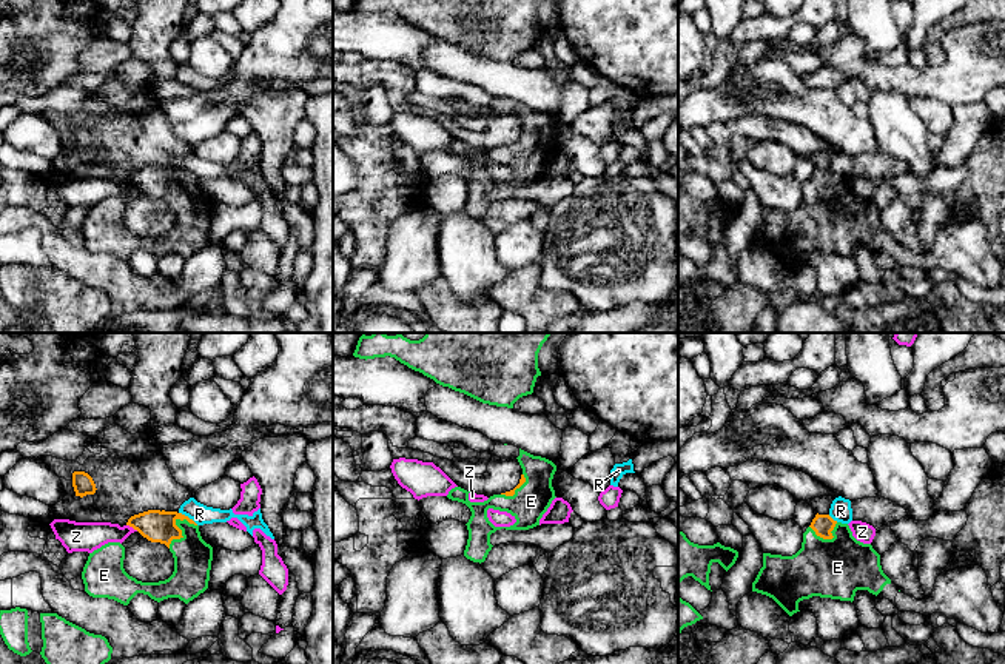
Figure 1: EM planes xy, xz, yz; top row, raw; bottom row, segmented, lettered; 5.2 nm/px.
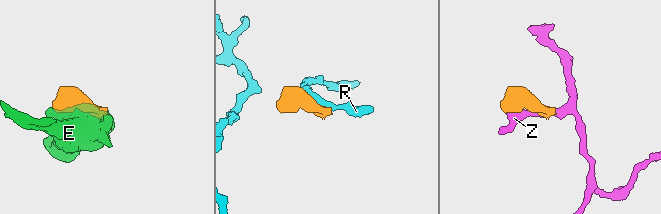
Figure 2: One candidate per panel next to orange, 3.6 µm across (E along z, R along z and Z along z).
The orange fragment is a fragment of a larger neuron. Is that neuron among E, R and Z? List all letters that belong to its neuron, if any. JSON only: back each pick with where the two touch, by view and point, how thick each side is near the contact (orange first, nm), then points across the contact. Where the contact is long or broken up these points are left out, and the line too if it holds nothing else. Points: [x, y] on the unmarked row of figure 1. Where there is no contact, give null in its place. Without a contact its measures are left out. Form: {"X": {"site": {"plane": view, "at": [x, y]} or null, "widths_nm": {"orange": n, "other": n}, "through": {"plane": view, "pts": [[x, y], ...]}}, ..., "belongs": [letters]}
{"E": {"site": {"plane": "xy", "at": [178, 182]}, "widths_nm": {"orange": 170, "other": 200}, "through": {"plane": "xy", "pts": [[156, 181], [178, 182], [193, 211]]}}, "belongs": ["E"]}

